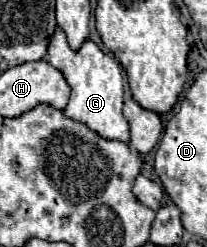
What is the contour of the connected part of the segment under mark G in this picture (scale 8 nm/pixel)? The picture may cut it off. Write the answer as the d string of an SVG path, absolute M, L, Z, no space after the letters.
M57 29L51 37L47 61L57 67L71 87L71 99L65 107L65 117L87 125L91 131L109 141L123 141L129 145L129 125L121 113L123 107L123 75L121 65L113 55L103 53L93 41L85 41L79 51L71 51L65 33Z

